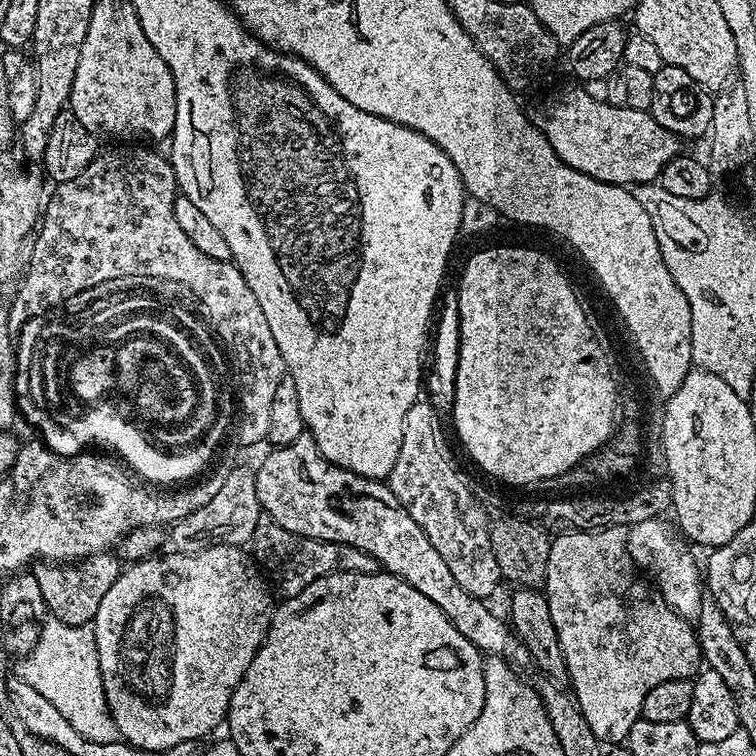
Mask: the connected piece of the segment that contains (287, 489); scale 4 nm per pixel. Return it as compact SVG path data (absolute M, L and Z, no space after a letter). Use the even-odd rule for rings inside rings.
M310 435L271 449L272 453L255 469L258 502L275 524L290 530L297 538L325 540L327 544L345 544L366 553L383 571L410 582L418 594L426 594L450 622L485 657L506 661L517 670L533 667L526 646L512 631L503 615L495 616L485 601L466 594L458 586L442 554L434 550L430 538L406 514L402 502L394 498L384 480L371 480L329 462Z

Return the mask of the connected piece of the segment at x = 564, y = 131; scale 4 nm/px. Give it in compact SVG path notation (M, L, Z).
M582 86L568 88L565 92L556 92L553 96L546 97L544 104L531 109L530 119L536 127L544 131L544 137L548 139L550 146L554 146L554 154L558 154L558 158L562 158L566 166L607 184L651 184L659 177L662 166L666 166L666 162L682 152L681 141L670 130L666 130L666 126L658 126L651 112L599 104L590 98L590 94L586 94Z

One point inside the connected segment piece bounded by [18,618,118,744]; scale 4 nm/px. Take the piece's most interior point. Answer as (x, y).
(62, 667)

